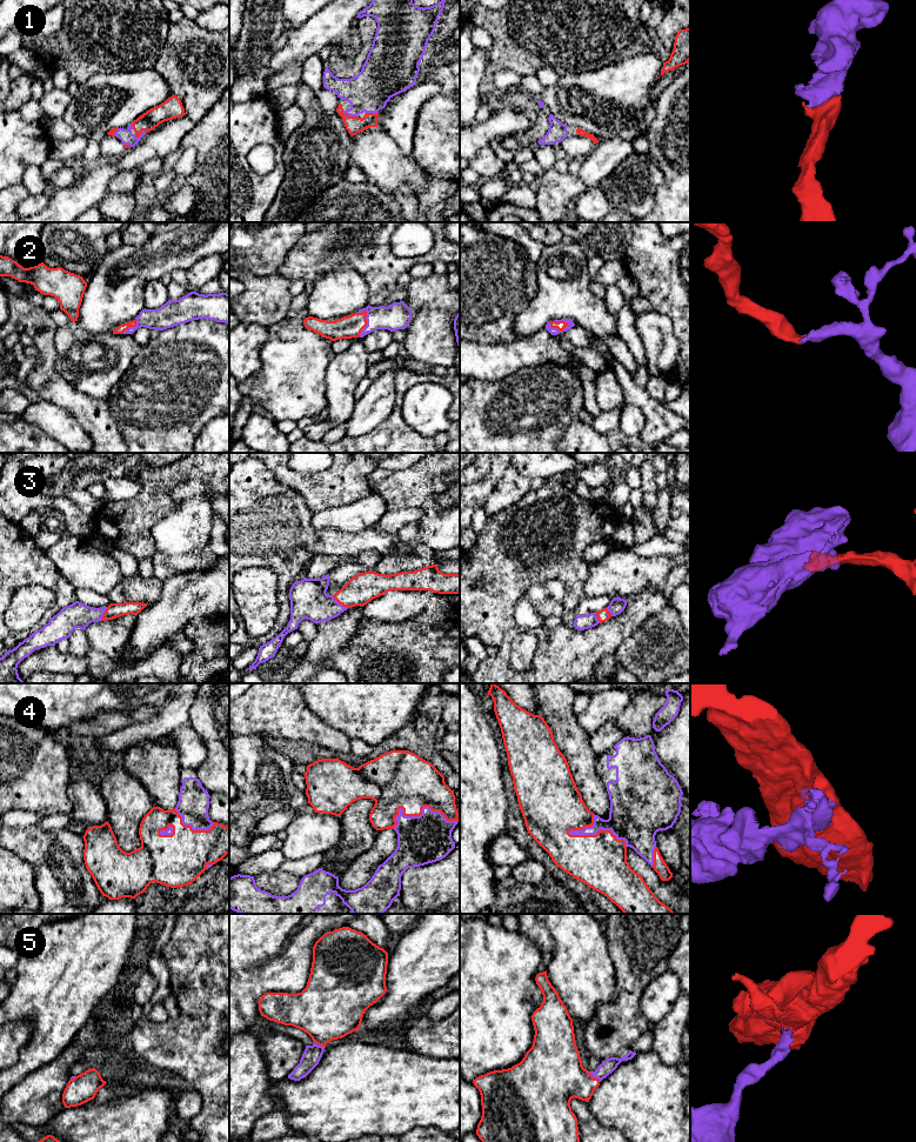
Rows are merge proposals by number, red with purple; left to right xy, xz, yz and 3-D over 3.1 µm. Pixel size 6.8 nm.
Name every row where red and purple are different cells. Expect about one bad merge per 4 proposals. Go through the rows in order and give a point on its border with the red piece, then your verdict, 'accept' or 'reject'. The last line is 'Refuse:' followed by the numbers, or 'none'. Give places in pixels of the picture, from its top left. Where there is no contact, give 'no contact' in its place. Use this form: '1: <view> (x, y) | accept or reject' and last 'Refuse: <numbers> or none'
1: xz (348, 115) | accept
2: yz (559, 329) | accept
3: xz (340, 603) | accept
4: yz (600, 829) | accept
5: yz (593, 1077) | accept
Refuse: none

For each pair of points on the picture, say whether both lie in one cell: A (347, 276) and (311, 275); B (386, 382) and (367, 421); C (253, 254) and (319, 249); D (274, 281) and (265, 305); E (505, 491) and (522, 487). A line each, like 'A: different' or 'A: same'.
A: different
B: same
C: different
D: same
E: same

